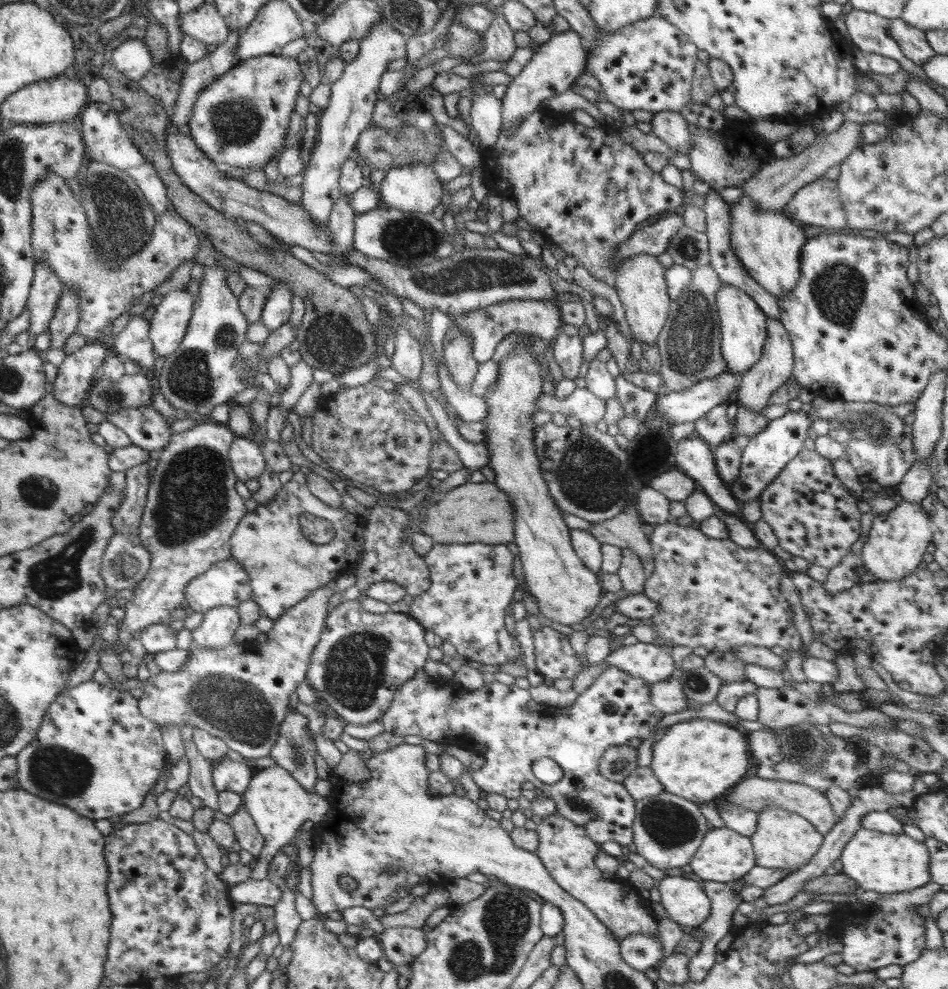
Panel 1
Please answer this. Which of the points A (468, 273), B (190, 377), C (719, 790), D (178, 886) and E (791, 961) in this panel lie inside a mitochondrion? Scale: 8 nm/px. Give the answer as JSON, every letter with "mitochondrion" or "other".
{"A":"mitochondrion","B":"mitochondrion","C":"other","D":"other","E":"other"}

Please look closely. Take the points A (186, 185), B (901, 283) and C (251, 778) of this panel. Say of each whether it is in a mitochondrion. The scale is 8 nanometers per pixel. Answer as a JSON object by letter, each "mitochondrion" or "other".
{"A":"other","B":"other","C":"other"}

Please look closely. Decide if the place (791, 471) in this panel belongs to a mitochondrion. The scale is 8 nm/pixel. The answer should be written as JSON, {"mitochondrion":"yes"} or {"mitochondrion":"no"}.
{"mitochondrion":"no"}

